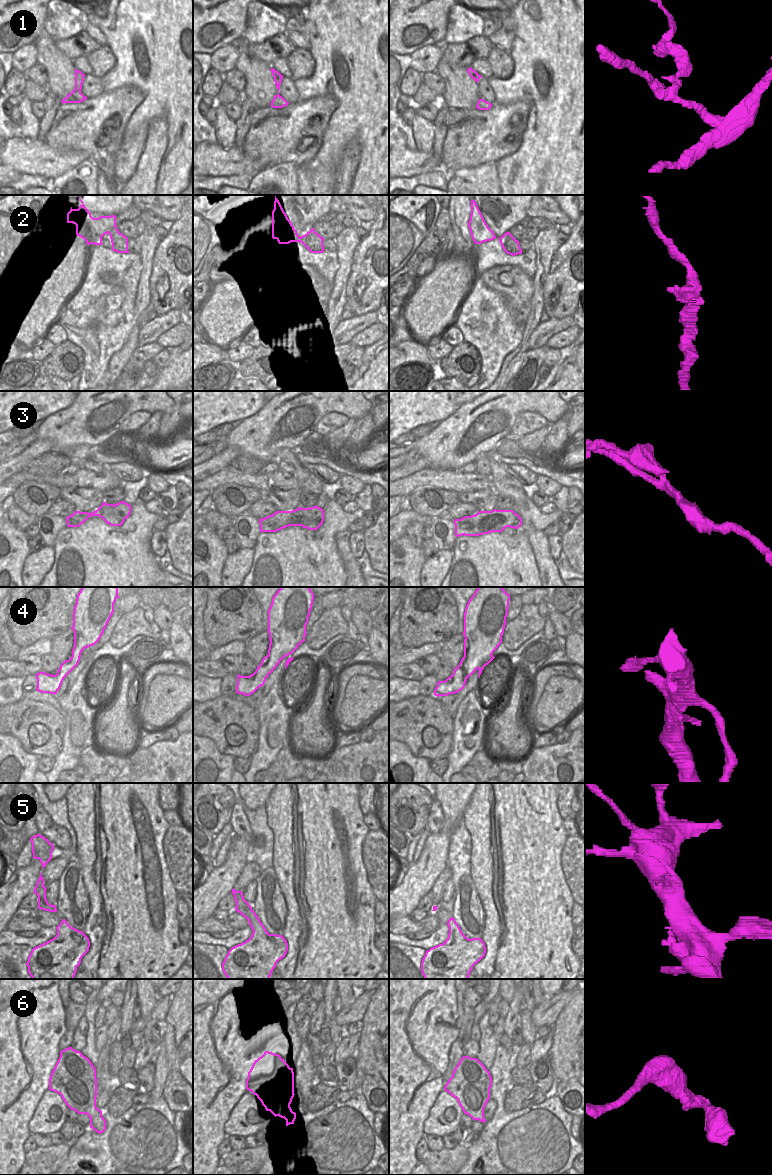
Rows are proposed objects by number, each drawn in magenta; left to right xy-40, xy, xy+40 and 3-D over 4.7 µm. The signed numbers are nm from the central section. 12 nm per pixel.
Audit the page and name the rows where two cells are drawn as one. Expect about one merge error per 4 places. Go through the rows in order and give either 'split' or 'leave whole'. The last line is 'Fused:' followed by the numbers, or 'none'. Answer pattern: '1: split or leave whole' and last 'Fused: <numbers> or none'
1: leave whole
2: split
3: split
4: leave whole
5: leave whole
6: leave whole
Fused: 2, 3

